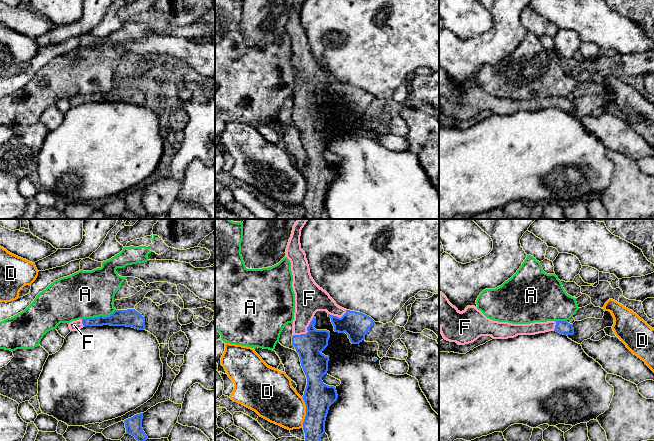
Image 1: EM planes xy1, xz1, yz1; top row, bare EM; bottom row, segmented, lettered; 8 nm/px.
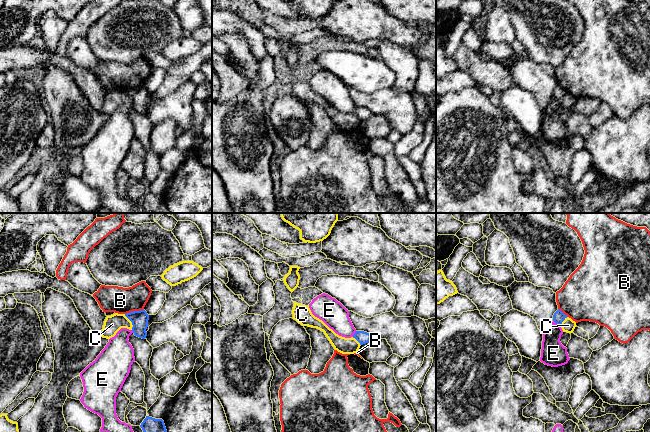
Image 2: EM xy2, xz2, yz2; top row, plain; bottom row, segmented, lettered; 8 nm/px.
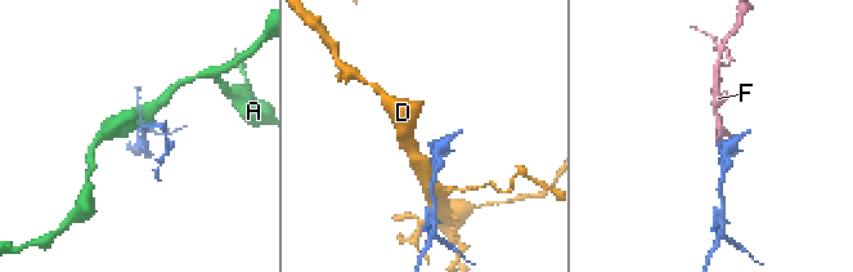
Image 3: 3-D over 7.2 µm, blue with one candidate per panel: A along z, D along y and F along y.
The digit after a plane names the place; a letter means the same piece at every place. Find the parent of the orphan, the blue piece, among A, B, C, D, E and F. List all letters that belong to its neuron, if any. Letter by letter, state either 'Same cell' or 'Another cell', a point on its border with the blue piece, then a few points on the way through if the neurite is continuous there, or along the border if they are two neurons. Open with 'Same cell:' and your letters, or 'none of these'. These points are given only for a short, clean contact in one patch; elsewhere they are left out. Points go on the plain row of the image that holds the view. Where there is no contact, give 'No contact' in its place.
Same cell: F
A: Another cell. Touches blue at xy1 (99, 92). Boundary: xy1 (115, 85), (105, 92), (82, 95)
B: Another cell. Touches blue at xy2 (134, 87)
C: Another cell. Touches blue at xy2 (131, 97). Boundary: xy2 (124, 90), (131, 98), (132, 105)
D: Another cell. Touches blue at xz1 (306, 188)
E: Another cell. Touches blue at yz2 (557, 99)
F: Same cell. Touches blue at xz1 (307, 106)

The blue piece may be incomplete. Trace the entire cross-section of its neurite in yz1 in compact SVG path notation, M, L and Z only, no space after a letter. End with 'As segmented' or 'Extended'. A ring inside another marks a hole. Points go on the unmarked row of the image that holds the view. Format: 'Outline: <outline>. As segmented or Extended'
Outline: M440 67L439 103L445 116L460 121L472 119L481 112L508 115L518 111L535 111L553 106L567 112L574 110L573 100L567 97L512 100L491 96L475 82L467 82L460 88Z. Extended

